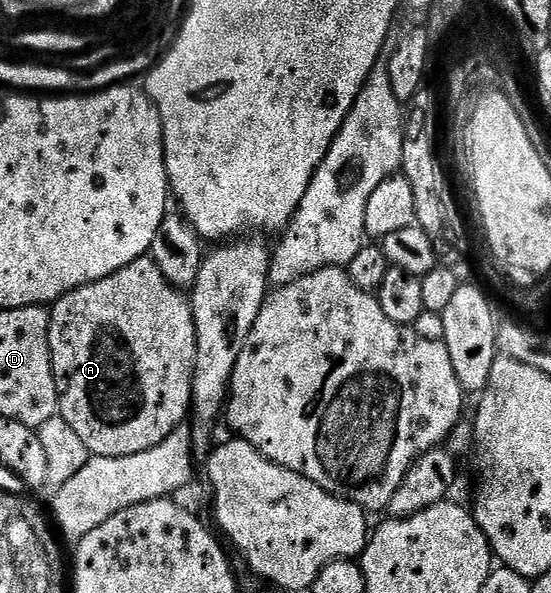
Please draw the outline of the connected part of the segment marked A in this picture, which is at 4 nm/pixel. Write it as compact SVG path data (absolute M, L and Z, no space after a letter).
M149 255L54 301L48 342L58 387L58 411L91 454L108 458L140 454L140 450L160 446L172 430L187 423L196 366L194 311L187 293L172 287Z

